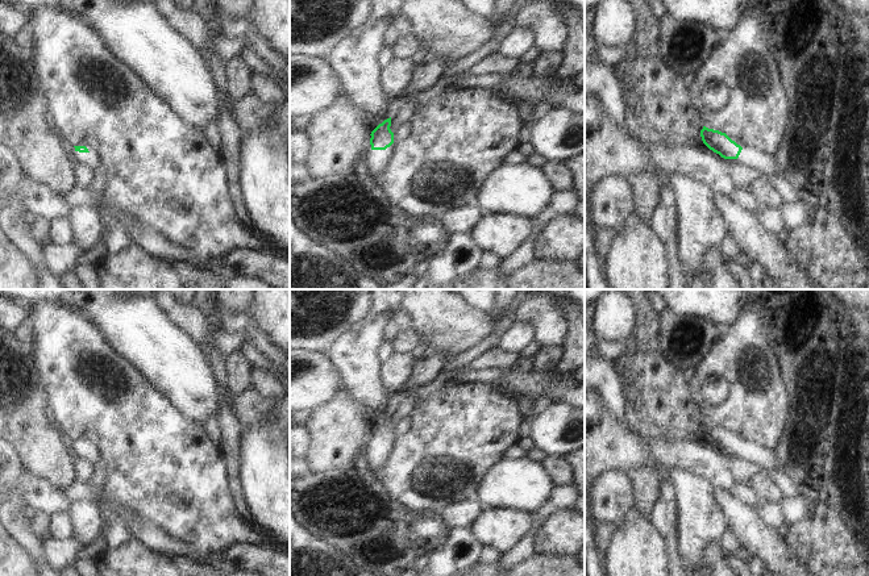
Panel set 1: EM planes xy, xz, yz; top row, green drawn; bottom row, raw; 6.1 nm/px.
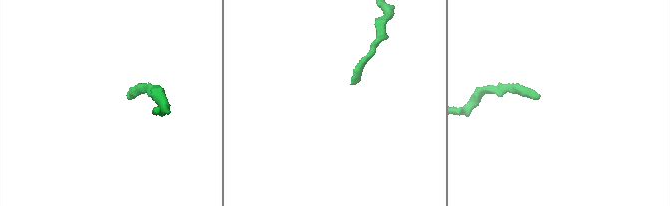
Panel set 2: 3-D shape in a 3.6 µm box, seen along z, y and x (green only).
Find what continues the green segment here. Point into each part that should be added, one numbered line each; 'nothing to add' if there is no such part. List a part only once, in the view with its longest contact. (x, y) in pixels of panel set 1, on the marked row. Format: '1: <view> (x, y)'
1: xy (82, 158)

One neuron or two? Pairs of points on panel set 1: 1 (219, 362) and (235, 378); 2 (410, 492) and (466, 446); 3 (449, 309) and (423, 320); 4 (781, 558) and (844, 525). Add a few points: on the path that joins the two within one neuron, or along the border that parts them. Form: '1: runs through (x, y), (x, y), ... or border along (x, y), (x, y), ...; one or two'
1: border along (224, 358), (227, 385); two
2: runs through (418, 476), (431, 462), (437, 462), (450, 449); one
3: runs through (443, 316), (429, 317); one
4: border along (785, 538), (790, 551), (802, 562); two

